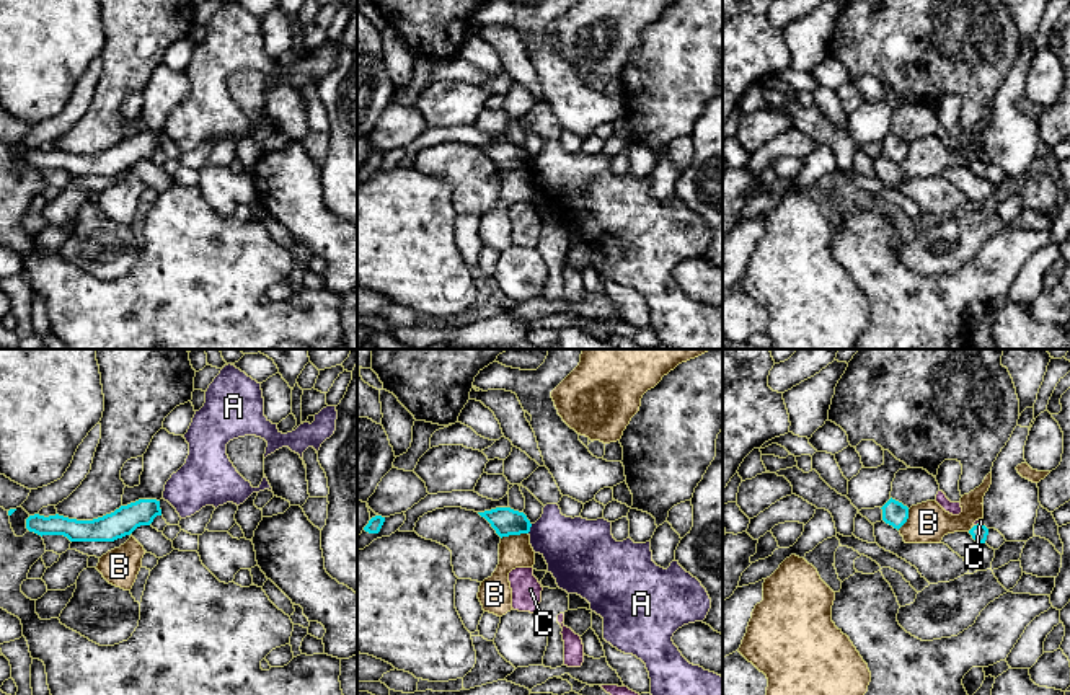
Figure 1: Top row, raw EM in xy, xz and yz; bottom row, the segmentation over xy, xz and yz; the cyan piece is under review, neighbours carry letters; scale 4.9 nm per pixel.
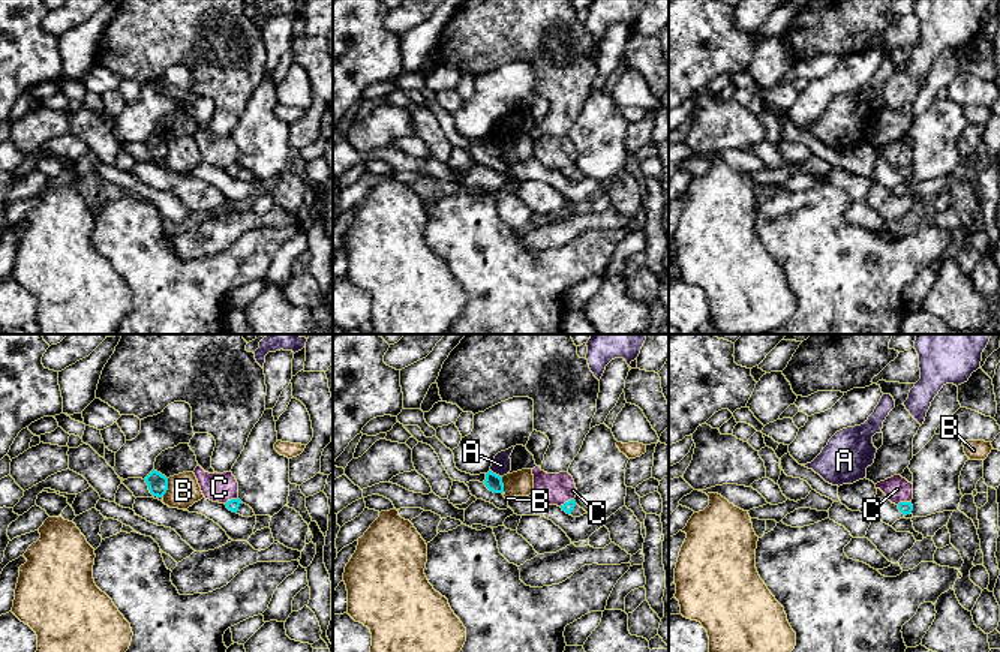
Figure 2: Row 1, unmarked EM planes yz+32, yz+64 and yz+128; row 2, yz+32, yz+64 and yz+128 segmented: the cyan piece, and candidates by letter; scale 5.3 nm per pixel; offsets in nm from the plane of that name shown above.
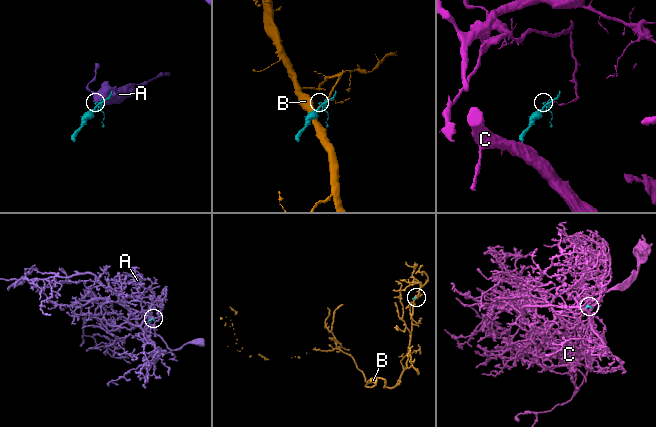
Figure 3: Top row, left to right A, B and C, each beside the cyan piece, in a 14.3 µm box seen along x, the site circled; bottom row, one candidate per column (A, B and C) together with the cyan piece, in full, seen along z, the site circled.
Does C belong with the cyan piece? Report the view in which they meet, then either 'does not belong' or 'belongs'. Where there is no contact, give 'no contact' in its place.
meets cyan in yz; does not belong

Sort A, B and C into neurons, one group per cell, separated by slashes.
A / B / C

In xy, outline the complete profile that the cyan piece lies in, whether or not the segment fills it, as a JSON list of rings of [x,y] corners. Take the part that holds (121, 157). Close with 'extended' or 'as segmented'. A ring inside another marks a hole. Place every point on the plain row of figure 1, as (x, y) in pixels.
[[[139,134],[93,155],[34,148],[26,153],[26,163],[41,171],[64,170],[70,176],[114,176],[140,160],[150,160],[157,150],[161,150],[160,135]]]; as segmented

